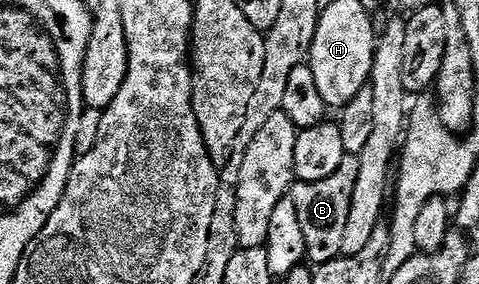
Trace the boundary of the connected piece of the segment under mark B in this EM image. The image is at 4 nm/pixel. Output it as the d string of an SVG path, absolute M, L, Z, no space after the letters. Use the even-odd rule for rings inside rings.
M344 162L330 177L313 183L300 183L300 192L296 195L294 216L301 226L302 237L309 260L316 259L317 264L335 259L345 250L342 237L350 214L352 190L355 187L357 168L351 162Z

